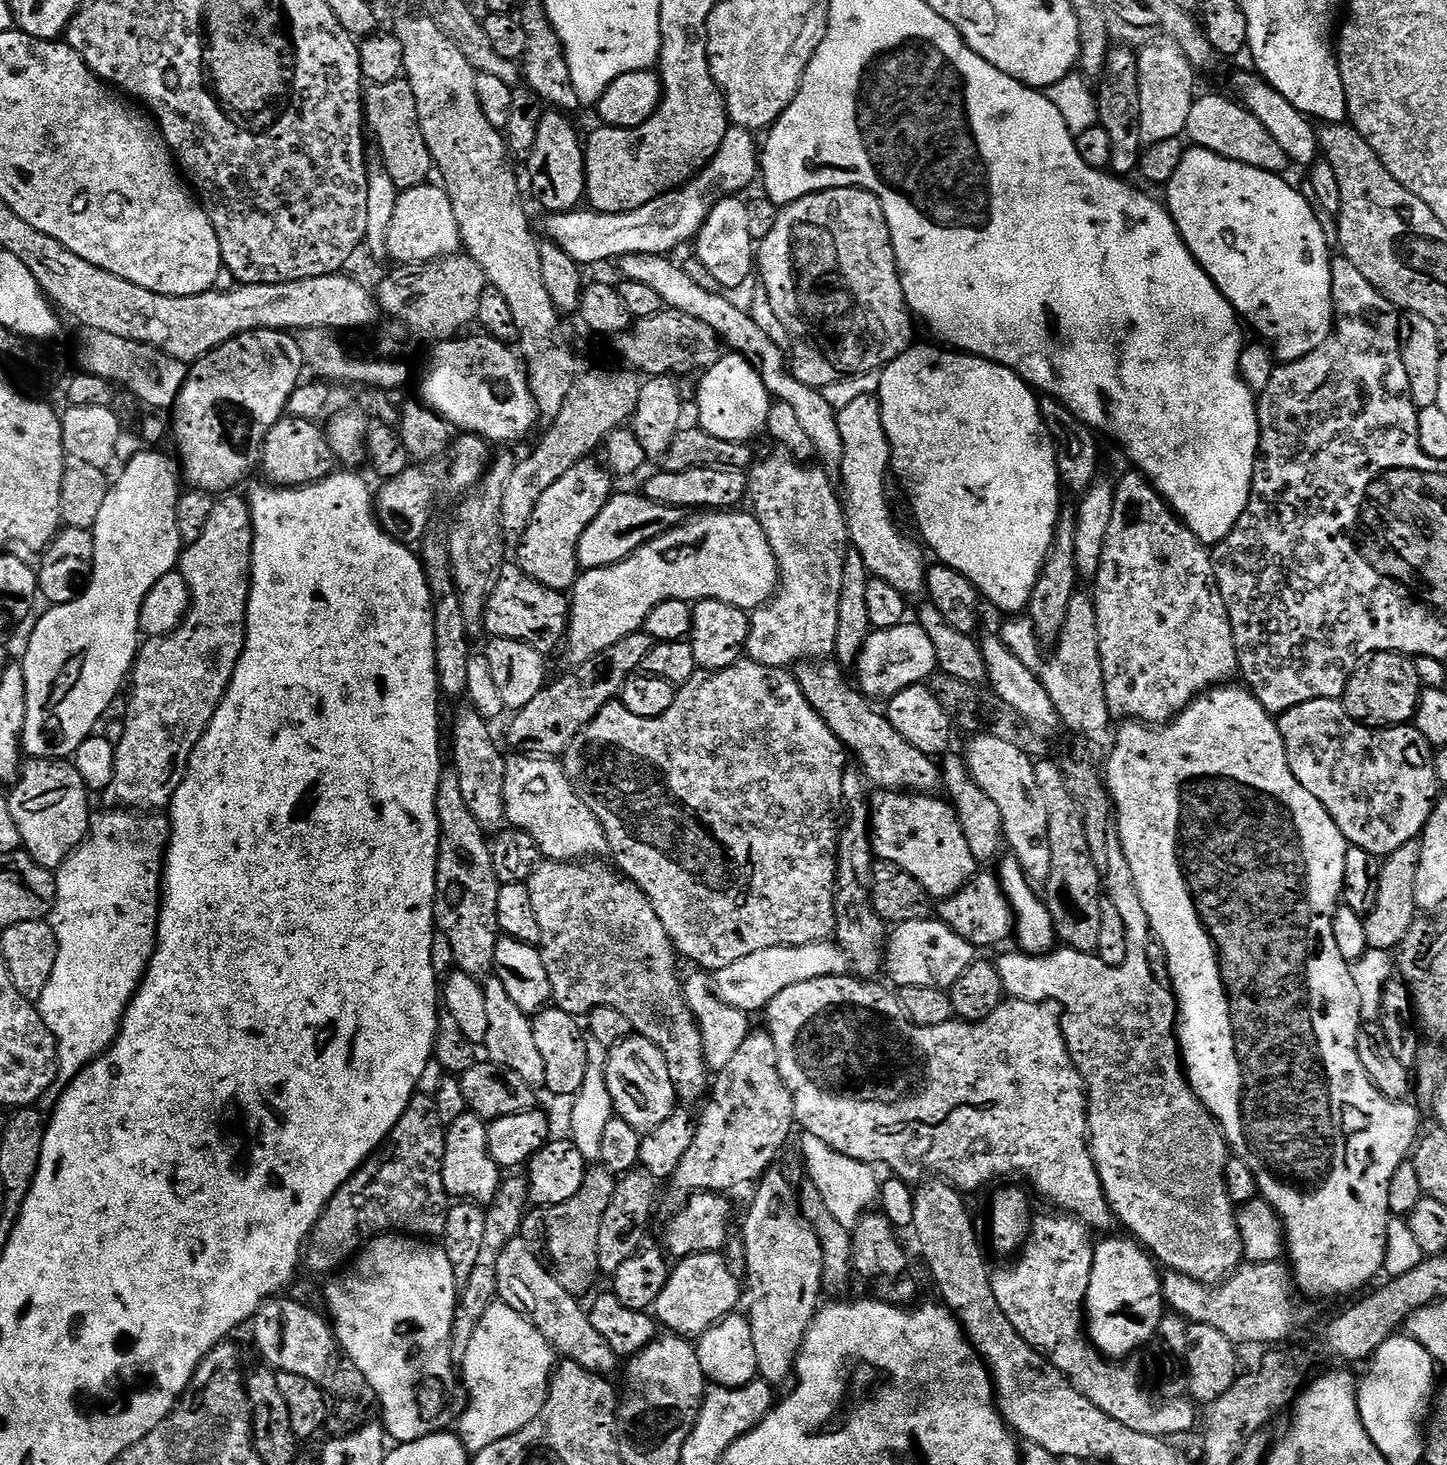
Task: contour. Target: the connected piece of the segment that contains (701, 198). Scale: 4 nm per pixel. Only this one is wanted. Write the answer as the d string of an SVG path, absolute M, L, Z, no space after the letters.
M729 127L726 138L722 138L722 146L718 146L718 154L714 154L707 168L684 187L665 192L654 198L654 202L646 202L646 206L638 206L633 212L553 212L543 217L544 232L548 235L545 237L581 266L600 264L603 260L616 262L630 254L668 256L683 244L691 245L699 236L717 194L740 194L755 180L757 183L760 157L756 139L747 128Z

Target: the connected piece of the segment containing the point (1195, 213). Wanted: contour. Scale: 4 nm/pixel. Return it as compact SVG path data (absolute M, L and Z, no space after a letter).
M1192 146L1185 151L1182 162L1178 162L1178 170L1174 170L1174 178L1170 178L1170 182L1166 186L1168 213L1171 214L1173 222L1176 223L1176 229L1180 231L1180 237L1186 242L1190 254L1199 262L1202 270L1206 270L1206 274L1212 279L1214 286L1218 286L1222 295L1232 303L1236 315L1247 327L1249 324L1260 335L1257 337L1268 345L1274 353L1275 359L1280 362L1297 360L1310 354L1310 350L1314 350L1318 346L1322 346L1322 342L1326 342L1326 338L1332 333L1334 327L1334 309L1332 306L1332 262L1334 256L1333 253L1328 253L1328 236L1324 233L1323 226L1320 225L1319 218L1321 219L1321 217L1318 215L1313 201L1305 193L1304 197L1294 185L1287 184L1283 180L1284 178L1283 175L1275 172L1258 170L1254 166L1246 166L1242 162L1222 158L1205 148Z

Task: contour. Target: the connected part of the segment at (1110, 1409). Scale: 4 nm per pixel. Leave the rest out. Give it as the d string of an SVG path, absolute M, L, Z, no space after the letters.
M1071 1214L1052 1215L1056 1216L1040 1216L1031 1221L1028 1238L1024 1241L1022 1251L1015 1257L1016 1264L992 1272L994 1298L998 1298L1002 1314L1010 1318L1010 1326L1014 1326L1014 1330L1018 1330L1018 1334L1022 1334L1022 1338L1026 1338L1030 1346L1037 1348L1050 1363L1062 1370L1062 1374L1071 1382L1074 1390L1078 1390L1078 1394L1090 1398L1090 1402L1094 1402L1098 1410L1110 1414L1110 1418L1122 1422L1122 1426L1130 1426L1130 1430L1138 1430L1138 1434L1165 1438L1176 1438L1172 1436L1190 1431L1196 1424L1197 1408L1191 1399L1168 1398L1159 1408L1152 1401L1151 1394L1144 1389L1144 1380L1140 1377L1139 1370L1128 1364L1132 1362L1117 1362L1105 1356L1089 1340L1086 1331L1086 1301L1088 1287L1092 1282L1093 1233L1087 1224Z

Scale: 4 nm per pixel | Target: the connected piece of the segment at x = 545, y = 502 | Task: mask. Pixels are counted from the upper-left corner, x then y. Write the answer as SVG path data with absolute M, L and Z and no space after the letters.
M591 459L581 460L542 498L538 498L538 506L534 506L534 515L530 518L530 526L526 526L526 534L518 542L520 548L515 559L525 574L534 578L542 586L555 592L567 593L576 582L576 577L581 571L578 562L578 542L582 542L582 534L586 534L586 526L598 518L598 510L606 506L606 502L614 494L612 488L613 477L607 467L592 464Z

